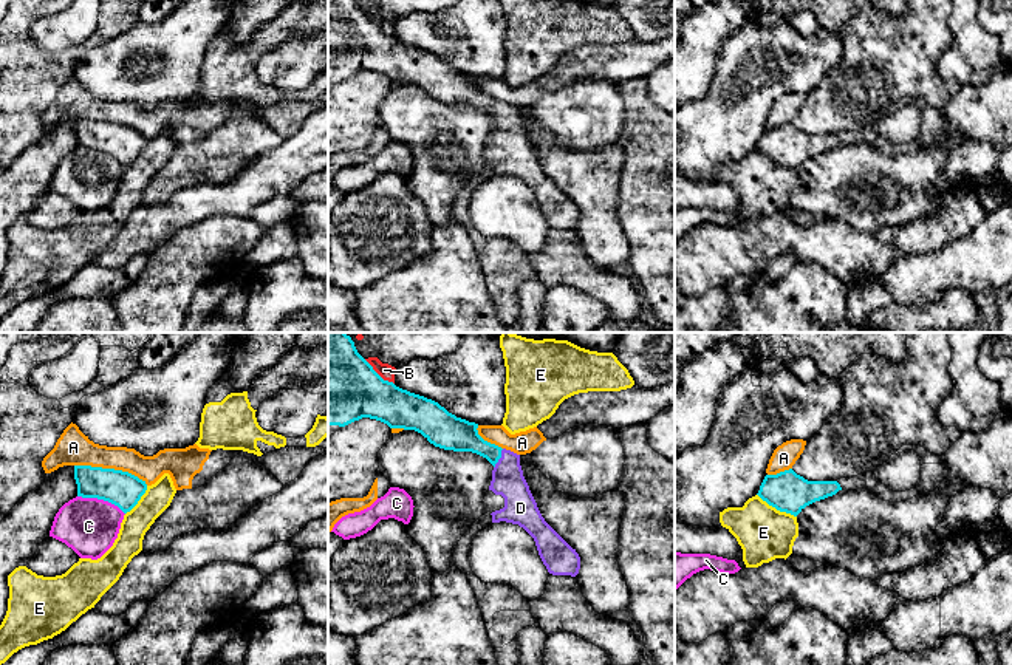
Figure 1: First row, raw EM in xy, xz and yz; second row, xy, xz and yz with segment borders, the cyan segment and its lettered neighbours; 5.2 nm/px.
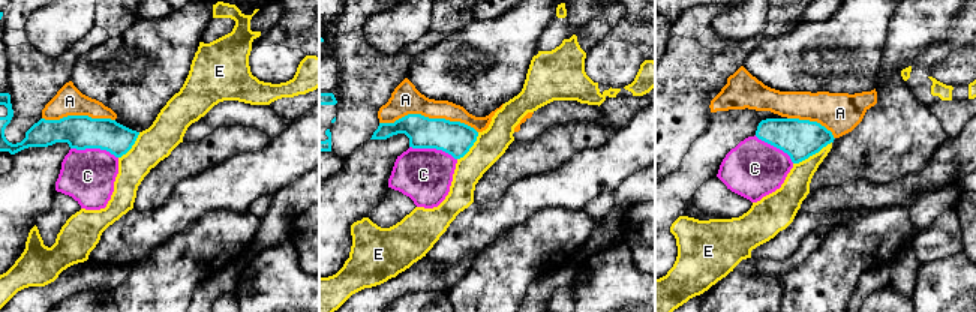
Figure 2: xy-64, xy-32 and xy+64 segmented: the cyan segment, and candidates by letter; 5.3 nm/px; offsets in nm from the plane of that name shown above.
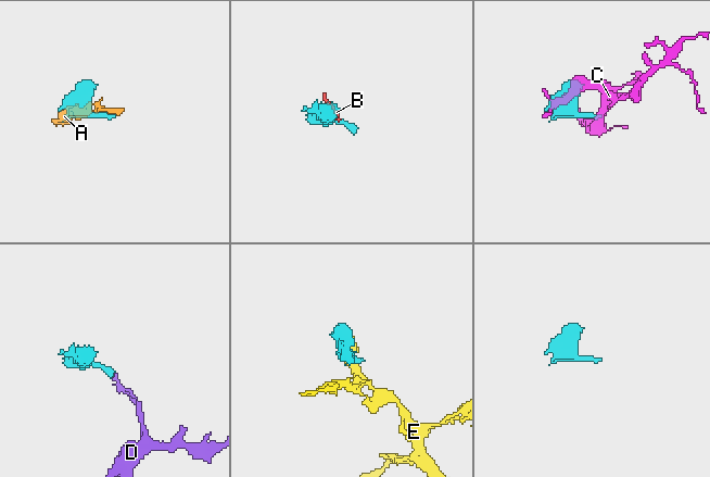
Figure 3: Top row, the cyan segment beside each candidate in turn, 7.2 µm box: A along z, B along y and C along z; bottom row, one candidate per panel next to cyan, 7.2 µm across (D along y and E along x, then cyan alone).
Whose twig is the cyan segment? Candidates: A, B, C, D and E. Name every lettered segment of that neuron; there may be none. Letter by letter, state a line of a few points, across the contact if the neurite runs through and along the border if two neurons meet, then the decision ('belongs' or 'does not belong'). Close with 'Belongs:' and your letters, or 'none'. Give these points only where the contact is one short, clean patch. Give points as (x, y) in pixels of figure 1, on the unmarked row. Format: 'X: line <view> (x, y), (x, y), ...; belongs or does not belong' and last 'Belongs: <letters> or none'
A: does not belong
B: does not belong
C: line xy (78, 149), (107, 153), (124, 167); does not belong
D: line xz (458, 88), (499, 112), (506, 119), (508, 133); belongs
E: line yz (757, 147), (769, 158), (796, 170); does not belong
Belongs: D

